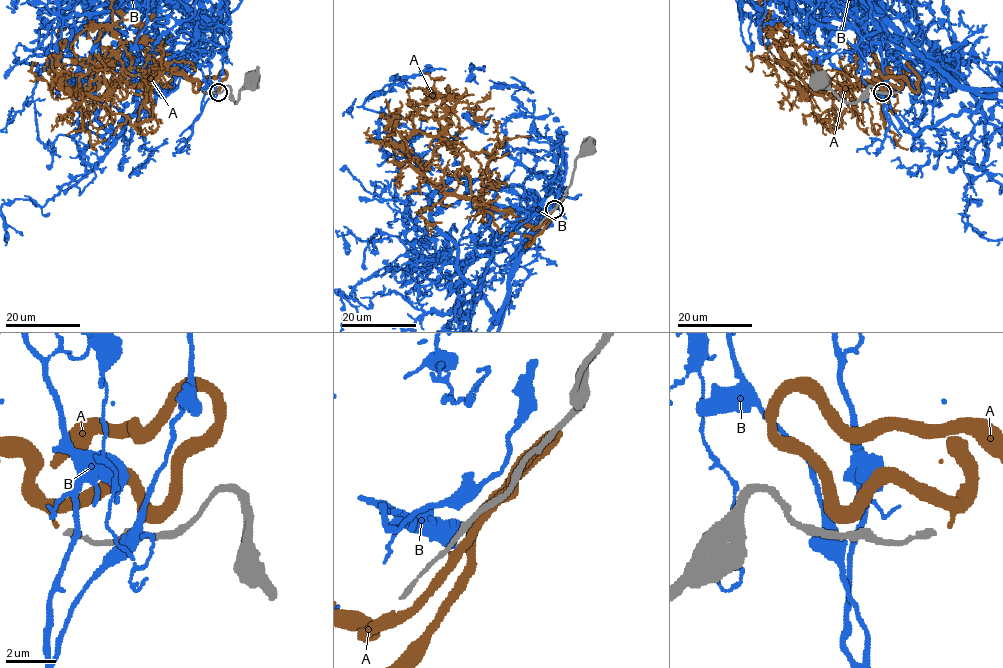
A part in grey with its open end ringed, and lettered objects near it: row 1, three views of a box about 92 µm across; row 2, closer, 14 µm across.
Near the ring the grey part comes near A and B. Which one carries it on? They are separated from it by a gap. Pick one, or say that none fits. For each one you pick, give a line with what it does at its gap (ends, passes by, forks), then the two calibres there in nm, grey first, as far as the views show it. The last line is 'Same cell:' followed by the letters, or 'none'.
A: It passes by. Thickness 240 nm (grey) against 420 nm
Same cell: A

